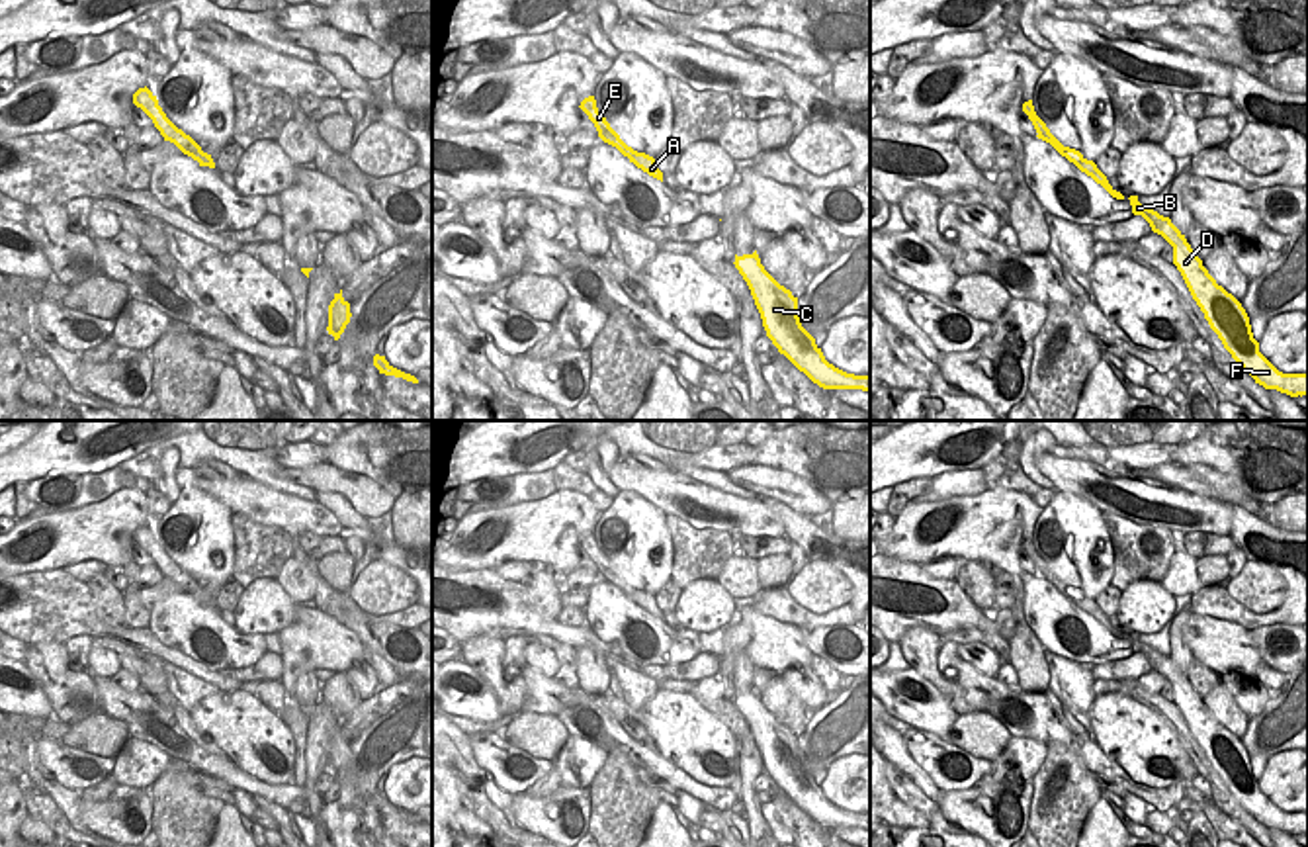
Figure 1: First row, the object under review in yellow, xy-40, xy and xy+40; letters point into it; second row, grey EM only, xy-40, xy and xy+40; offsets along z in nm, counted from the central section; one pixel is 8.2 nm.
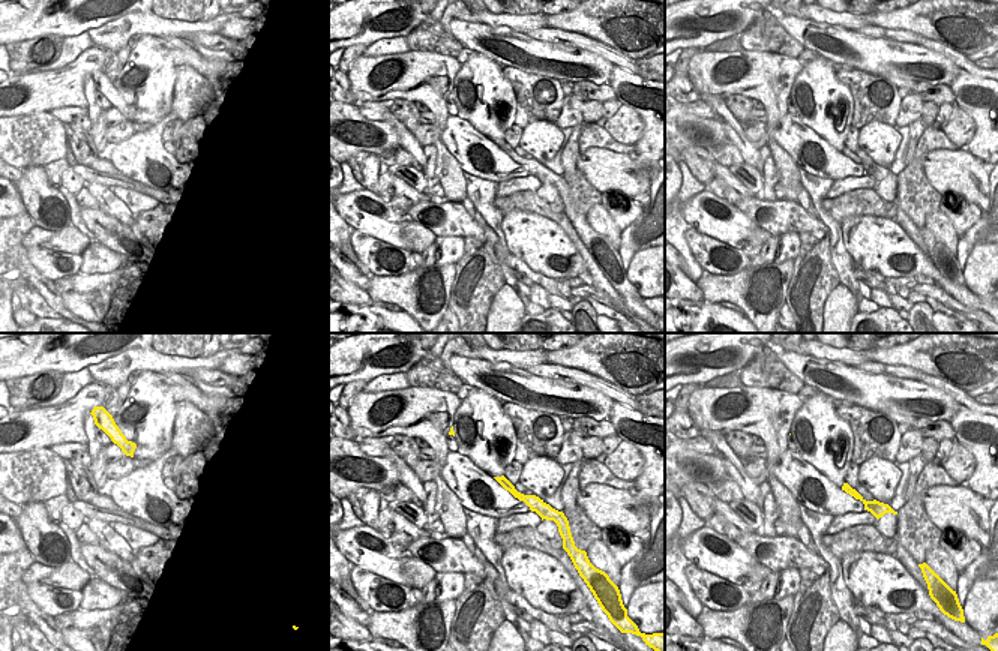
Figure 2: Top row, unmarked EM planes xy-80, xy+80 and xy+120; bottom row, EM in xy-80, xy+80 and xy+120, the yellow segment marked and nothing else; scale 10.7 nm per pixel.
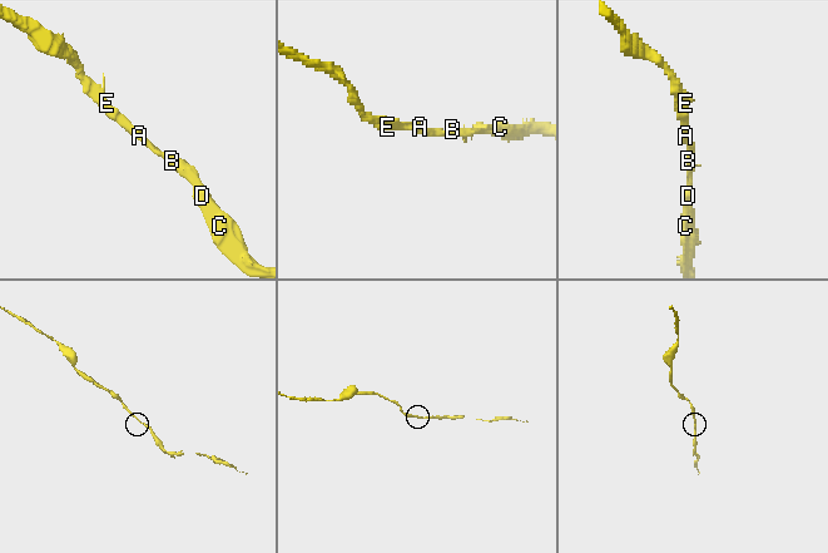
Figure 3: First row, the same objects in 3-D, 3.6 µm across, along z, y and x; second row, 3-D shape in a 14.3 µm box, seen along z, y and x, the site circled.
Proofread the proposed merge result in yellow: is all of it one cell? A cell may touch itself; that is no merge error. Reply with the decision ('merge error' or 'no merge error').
no merge error

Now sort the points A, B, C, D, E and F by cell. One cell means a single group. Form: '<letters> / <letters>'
A B C D E F

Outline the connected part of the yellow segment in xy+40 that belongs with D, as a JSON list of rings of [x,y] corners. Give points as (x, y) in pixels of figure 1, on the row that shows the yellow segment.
[[[1130,196],[1128,200],[1132,213],[1142,215],[1152,231],[1173,246],[1173,264],[1181,272],[1210,329],[1242,370],[1265,389],[1277,389],[1290,397],[1308,395],[1308,374],[1283,374],[1259,352],[1259,342],[1253,338],[1245,309],[1232,293],[1216,284],[1171,219],[1142,205],[1138,196]]]

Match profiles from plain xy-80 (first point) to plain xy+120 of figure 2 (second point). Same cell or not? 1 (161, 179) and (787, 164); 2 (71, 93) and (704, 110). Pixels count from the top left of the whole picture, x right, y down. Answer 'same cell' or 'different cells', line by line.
1: different cells
2: different cells

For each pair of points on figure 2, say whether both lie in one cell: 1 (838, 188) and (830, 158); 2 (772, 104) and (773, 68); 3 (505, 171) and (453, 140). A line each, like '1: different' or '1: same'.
1: different
2: same
3: same

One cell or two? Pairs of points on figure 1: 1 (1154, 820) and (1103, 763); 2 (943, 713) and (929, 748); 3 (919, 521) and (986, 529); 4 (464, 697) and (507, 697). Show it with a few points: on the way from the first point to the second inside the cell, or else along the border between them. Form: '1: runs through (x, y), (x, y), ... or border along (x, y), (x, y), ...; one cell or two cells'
1: border along (1152, 808), (1166, 812); two cells
2: border along (910, 726), (929, 730), (947, 742); two cells
3: runs through (935, 527), (970, 527); one cell
4: border along (466, 662), (491, 689), (499, 711), (511, 718); two cells

